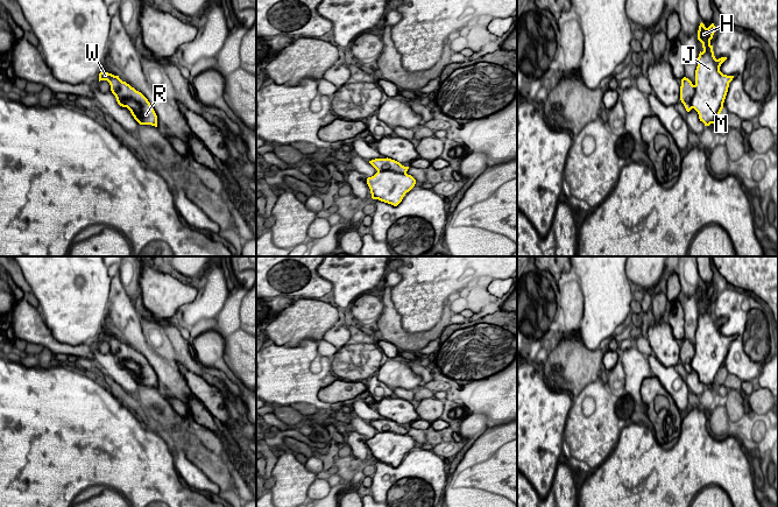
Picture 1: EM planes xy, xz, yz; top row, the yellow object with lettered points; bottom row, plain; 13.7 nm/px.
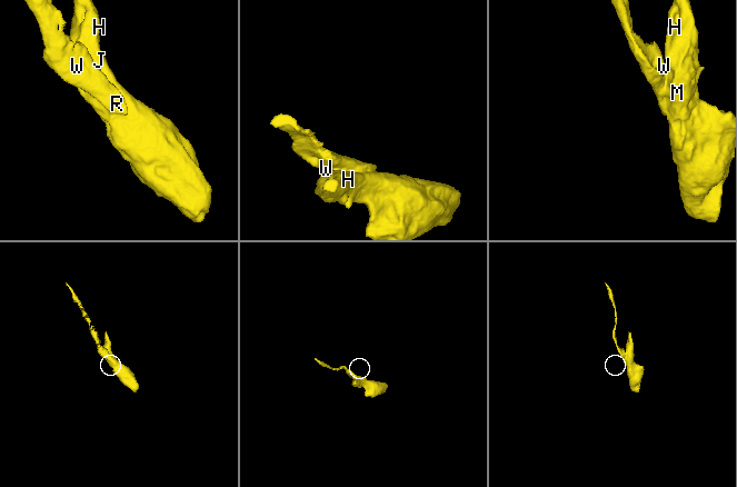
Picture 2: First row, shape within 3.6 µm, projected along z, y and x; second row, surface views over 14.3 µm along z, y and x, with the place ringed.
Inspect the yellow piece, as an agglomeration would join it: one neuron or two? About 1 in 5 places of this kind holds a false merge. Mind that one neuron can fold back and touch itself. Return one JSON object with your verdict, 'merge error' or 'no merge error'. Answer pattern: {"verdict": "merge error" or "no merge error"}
{"verdict": "merge error"}

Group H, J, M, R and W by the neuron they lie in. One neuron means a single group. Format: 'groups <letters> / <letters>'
groups H J M / R W

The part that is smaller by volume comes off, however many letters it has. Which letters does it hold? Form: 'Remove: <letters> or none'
Remove: R, W

